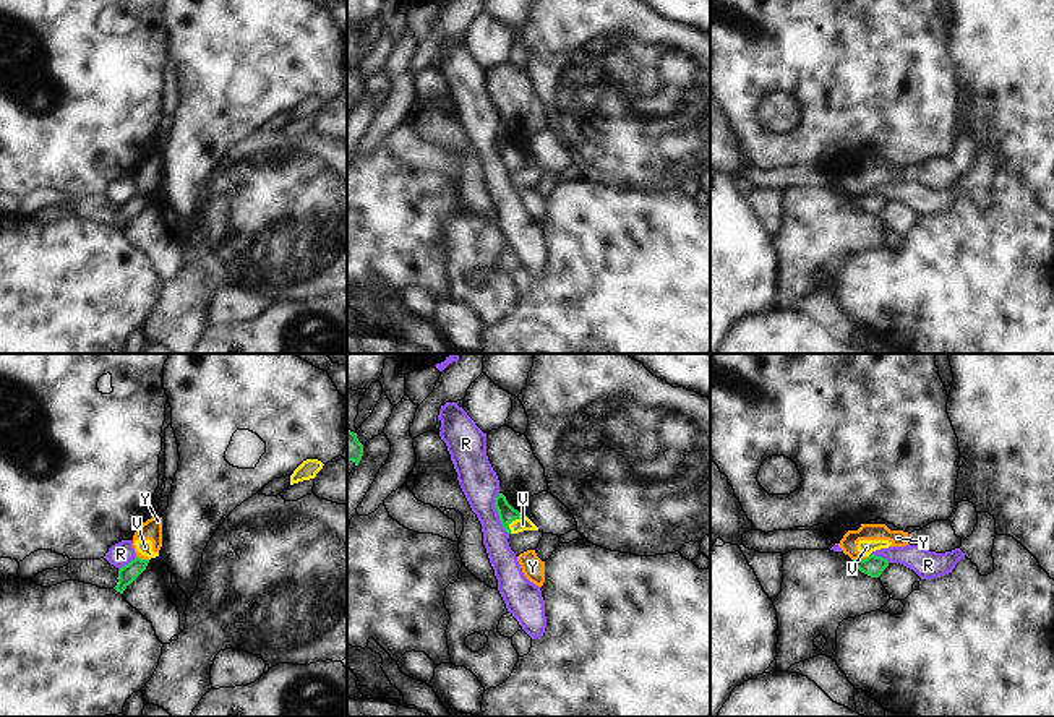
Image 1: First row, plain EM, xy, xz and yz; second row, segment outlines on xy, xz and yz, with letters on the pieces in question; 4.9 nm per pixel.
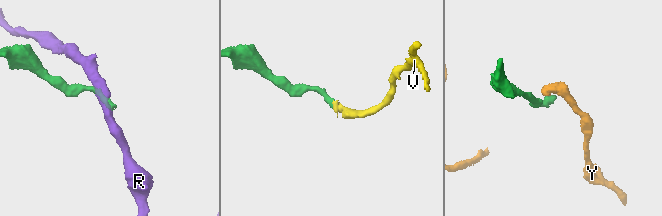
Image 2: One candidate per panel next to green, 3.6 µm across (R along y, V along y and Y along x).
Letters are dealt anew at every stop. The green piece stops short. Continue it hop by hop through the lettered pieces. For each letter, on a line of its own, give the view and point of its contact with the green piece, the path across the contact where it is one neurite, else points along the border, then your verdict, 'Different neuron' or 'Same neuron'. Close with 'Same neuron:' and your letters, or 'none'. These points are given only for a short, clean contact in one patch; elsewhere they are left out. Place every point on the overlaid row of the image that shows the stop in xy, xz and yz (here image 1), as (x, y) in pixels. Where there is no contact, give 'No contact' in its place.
R: Touches green at xz (498, 515). Boundary: xz (498, 493), (495, 510), (508, 534). Different neuron
V: Touches green at xz (513, 519). Path across: xz (506, 513), (513, 519), (522, 524). Same neuron
Y: Touches green at yz (860, 560). Boundary: yz (868, 557), (853, 560). Different neuron
Same neuron: V.

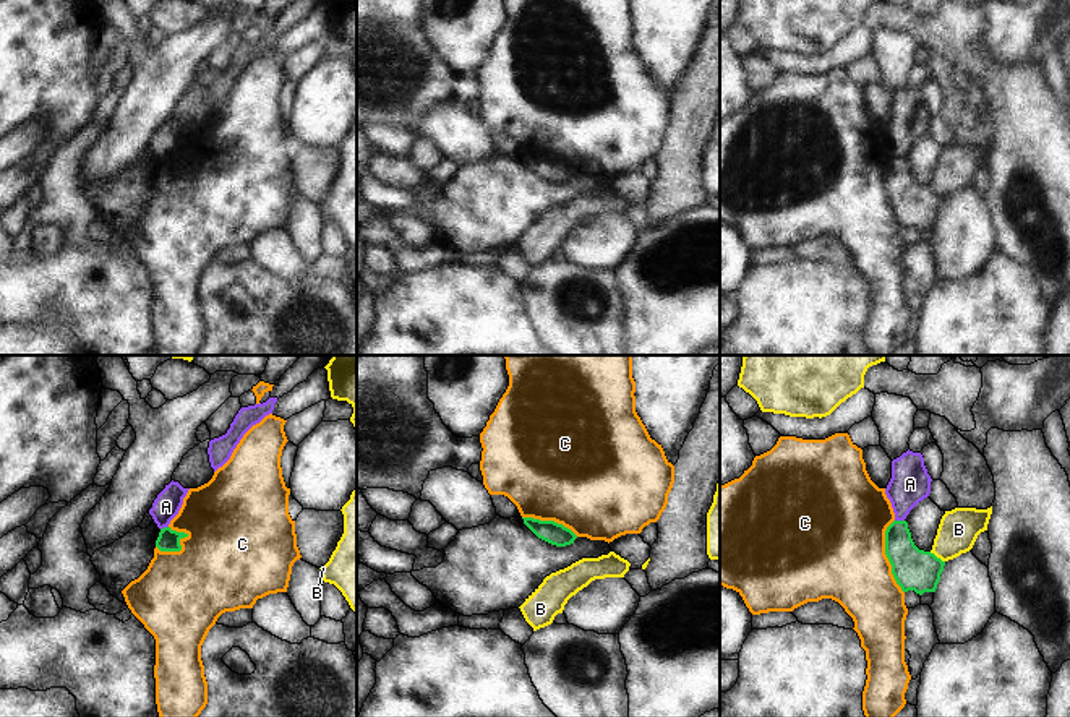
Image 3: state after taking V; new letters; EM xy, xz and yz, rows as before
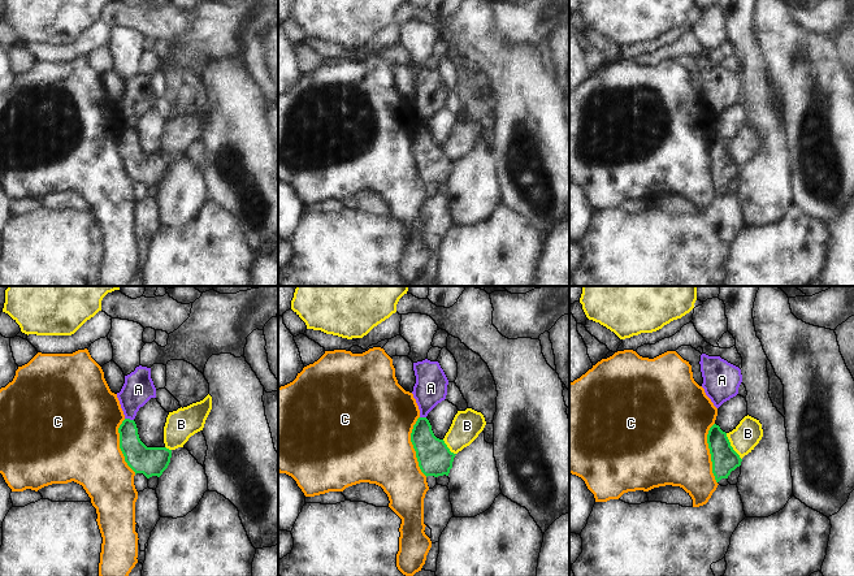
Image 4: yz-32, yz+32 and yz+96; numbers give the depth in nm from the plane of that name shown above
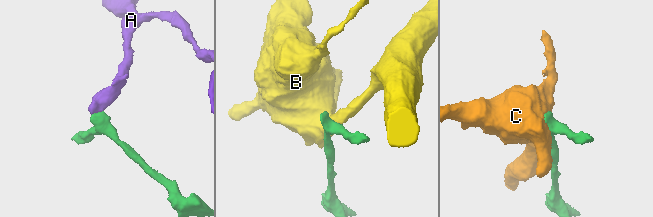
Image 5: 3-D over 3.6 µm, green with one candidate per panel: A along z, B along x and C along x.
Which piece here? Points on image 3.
A: Touches green at yz (900, 521). Boundary: yz (895, 519), (903, 521). Different neuron
B: Touches green at yz (936, 557). Boundary: yz (929, 552), (944, 562). Different neuron
C: Touches green at yz (887, 557). Different neuron
Same neuron: none.

